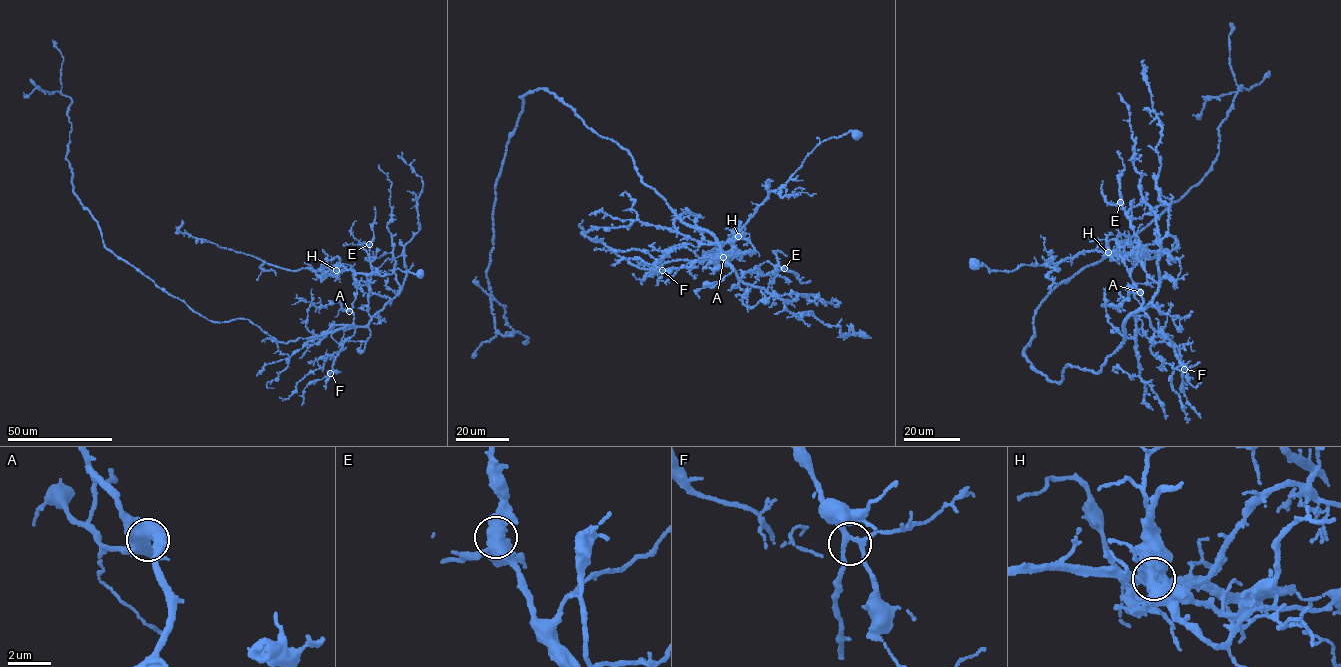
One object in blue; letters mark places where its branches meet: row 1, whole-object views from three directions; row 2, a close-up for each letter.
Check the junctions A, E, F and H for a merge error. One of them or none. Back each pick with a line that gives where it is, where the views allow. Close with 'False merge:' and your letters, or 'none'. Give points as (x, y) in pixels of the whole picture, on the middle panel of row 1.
H: place (738, 236)
False merge: H

